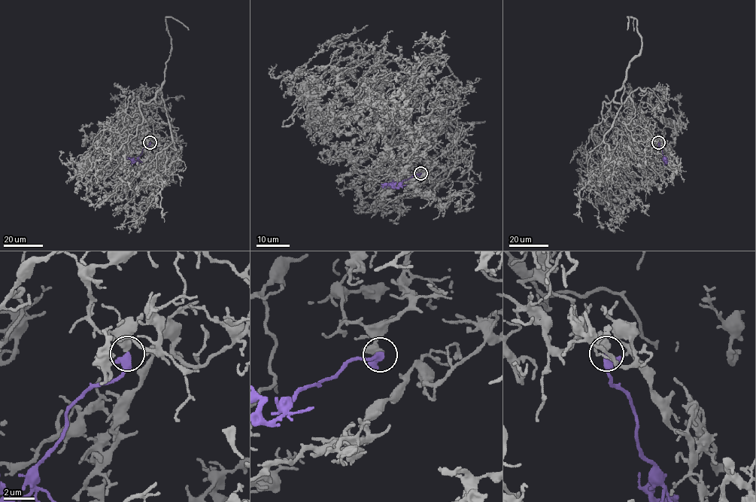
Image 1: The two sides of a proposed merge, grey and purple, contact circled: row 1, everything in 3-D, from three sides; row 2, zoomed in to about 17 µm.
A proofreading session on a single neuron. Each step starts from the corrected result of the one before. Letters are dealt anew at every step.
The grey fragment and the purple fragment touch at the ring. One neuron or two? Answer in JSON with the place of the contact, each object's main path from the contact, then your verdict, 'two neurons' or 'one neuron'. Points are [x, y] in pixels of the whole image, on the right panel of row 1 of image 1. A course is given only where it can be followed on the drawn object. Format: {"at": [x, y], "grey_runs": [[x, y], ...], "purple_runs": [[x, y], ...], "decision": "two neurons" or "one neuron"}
{"at": [658, 142], "grey_runs": [[658, 142], [639, 132], [633, 139], [603, 119], [585, 150], [602, 196], [594, 205], [587, 184], [574, 190]], "purple_runs": [[658, 142], [666, 161], [664, 160], [666, 156]], "decision": "one neuron"}

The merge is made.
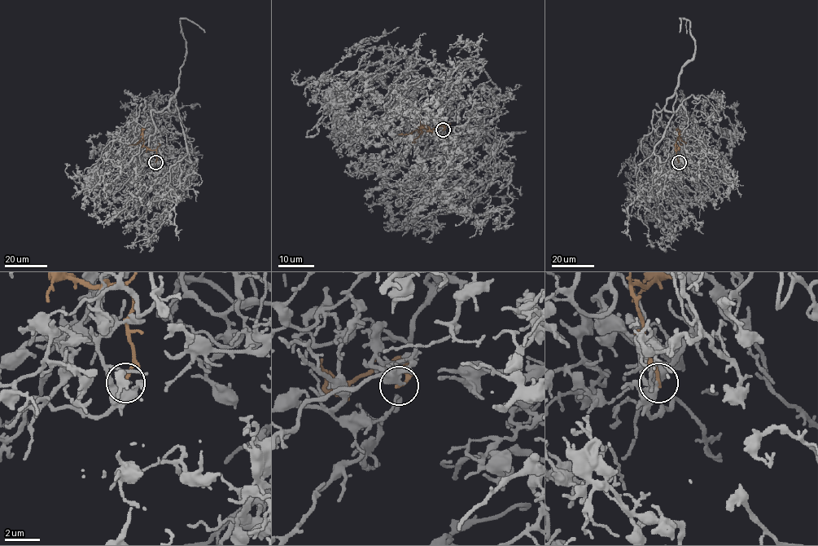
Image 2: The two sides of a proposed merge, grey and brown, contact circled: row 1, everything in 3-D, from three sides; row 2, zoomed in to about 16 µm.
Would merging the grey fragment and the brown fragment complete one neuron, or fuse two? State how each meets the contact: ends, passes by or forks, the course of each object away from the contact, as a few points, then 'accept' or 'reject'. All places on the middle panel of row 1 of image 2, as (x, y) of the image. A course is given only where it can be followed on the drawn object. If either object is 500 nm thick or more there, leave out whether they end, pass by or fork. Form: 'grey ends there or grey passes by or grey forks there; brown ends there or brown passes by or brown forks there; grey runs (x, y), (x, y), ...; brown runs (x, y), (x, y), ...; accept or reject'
grey ends there; brown ends there; grey runs (443, 129), (438, 153), (468, 155), (467, 131), (503, 106), (467, 59), (422, 125); brown runs (443, 129), (444, 125), (428, 129), (422, 125), (410, 134), (399, 134); reject

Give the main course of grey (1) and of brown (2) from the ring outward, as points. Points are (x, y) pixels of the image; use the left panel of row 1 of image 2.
1: (155, 162), (157, 143), (191, 162), (188, 152), (171, 166), (172, 204), (146, 222), (143, 250)
2: (155, 162), (156, 151), (146, 147), (142, 138), (136, 144), (129, 145)

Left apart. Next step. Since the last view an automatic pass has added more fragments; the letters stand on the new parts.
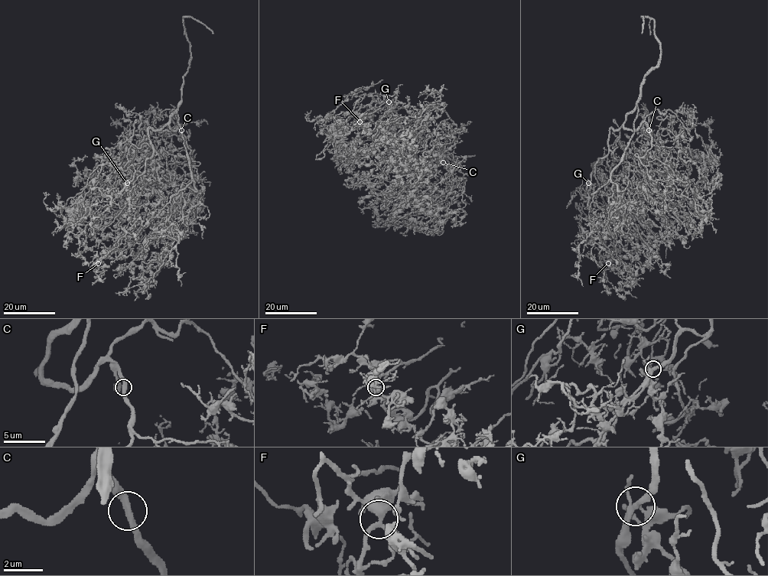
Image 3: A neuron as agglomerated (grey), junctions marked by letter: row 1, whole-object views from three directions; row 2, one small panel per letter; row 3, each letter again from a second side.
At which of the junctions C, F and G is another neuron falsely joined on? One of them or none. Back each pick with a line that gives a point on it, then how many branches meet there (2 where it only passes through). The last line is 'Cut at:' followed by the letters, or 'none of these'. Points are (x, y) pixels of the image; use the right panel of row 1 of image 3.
Cut at: none of these

